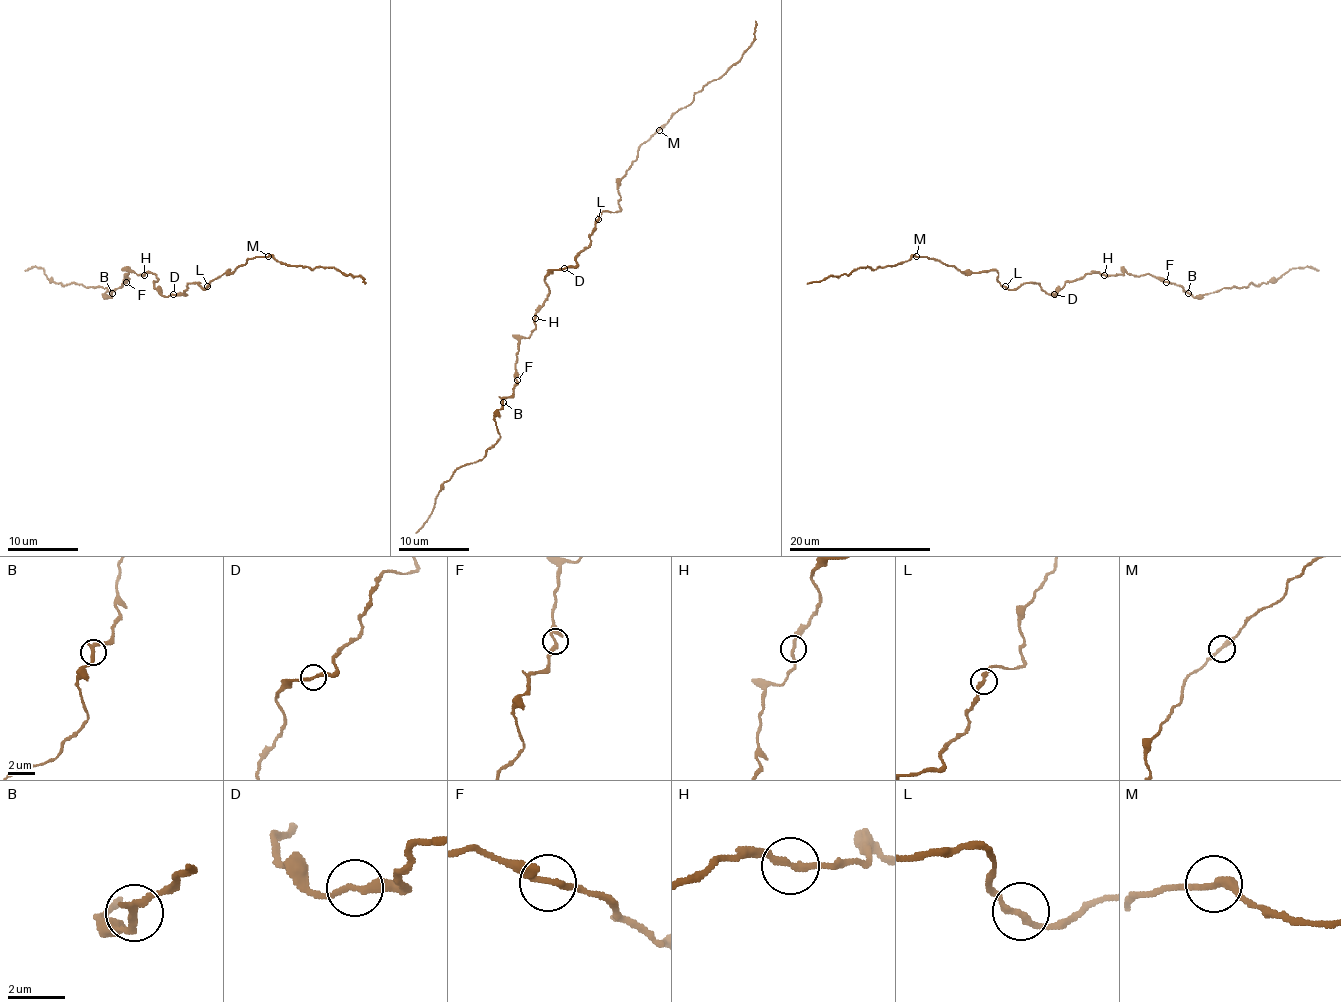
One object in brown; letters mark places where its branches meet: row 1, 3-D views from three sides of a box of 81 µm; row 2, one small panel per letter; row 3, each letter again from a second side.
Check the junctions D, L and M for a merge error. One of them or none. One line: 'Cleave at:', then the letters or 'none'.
Cleave at: D

